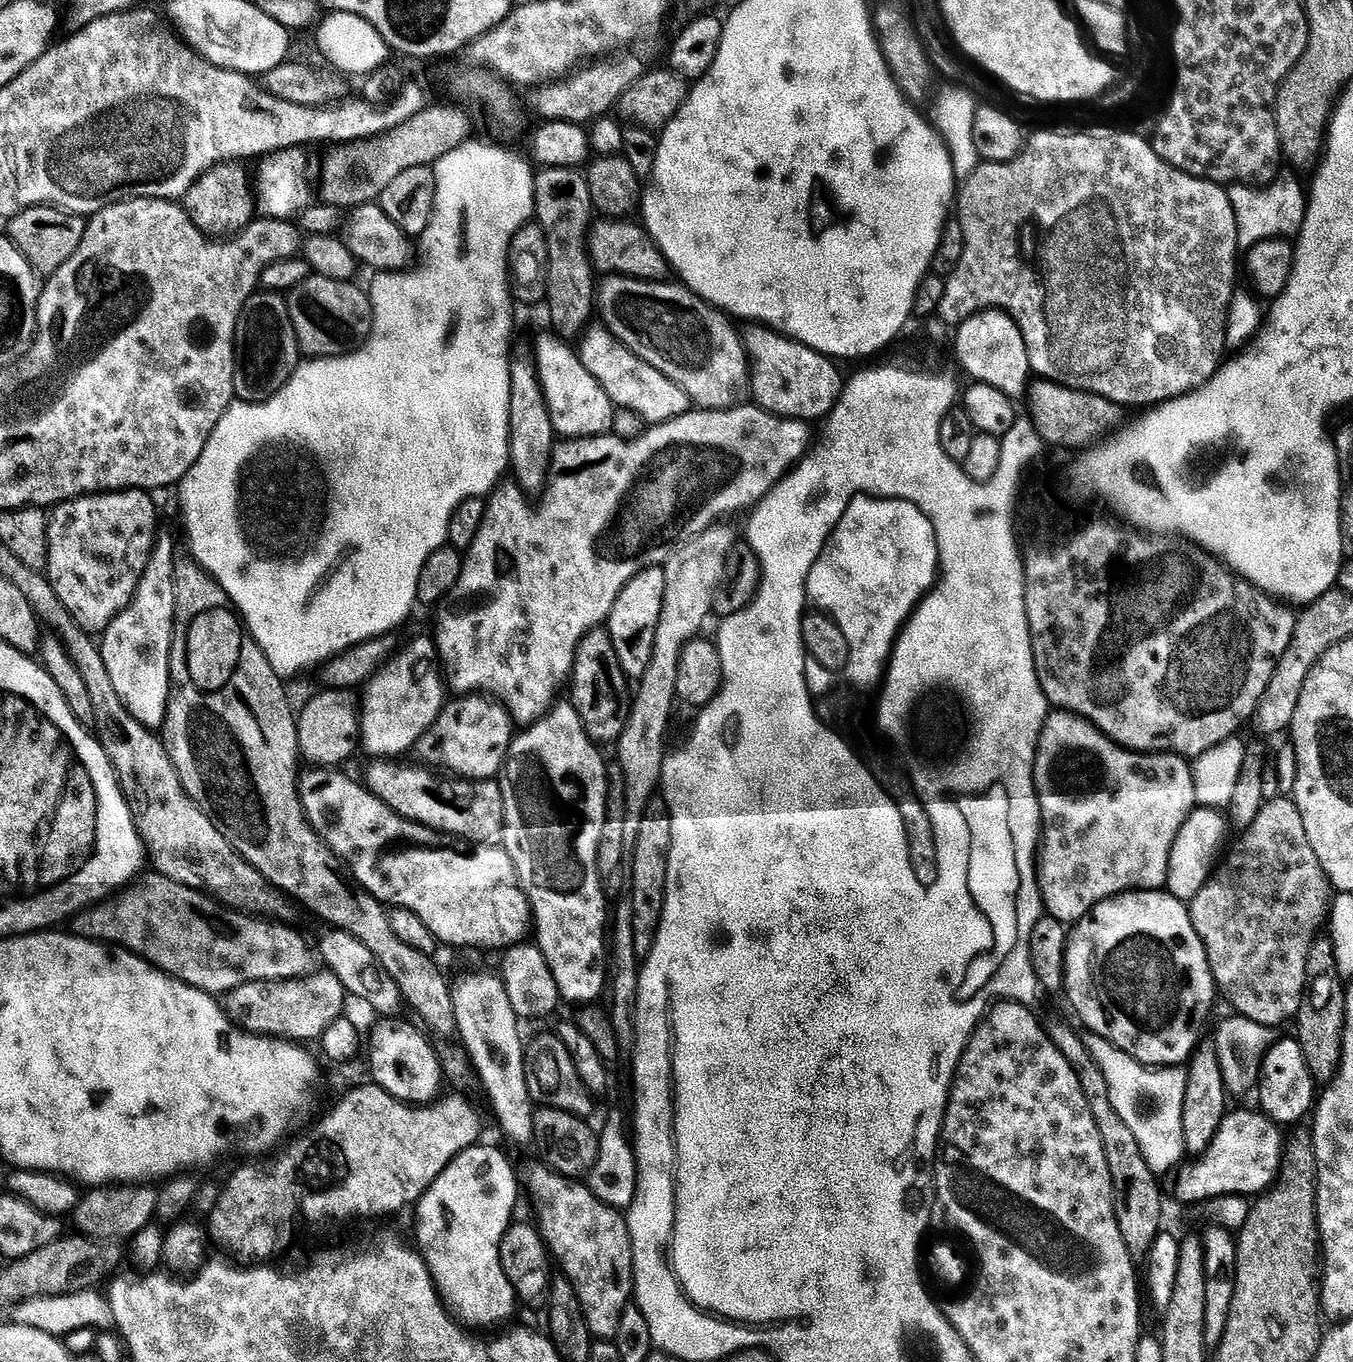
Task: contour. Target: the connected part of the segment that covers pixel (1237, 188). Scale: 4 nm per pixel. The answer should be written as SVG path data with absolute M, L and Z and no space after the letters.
M1277 175L1275 180L1263 186L1235 183L1228 188L1228 197L1234 206L1234 218L1238 222L1241 249L1252 248L1258 242L1295 237L1304 225L1308 209L1305 185L1300 185L1292 176L1284 175Z

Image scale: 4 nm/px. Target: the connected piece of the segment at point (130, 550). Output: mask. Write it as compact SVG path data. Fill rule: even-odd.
M144 490L101 492L94 496L80 496L77 500L68 500L65 504L55 505L55 507L51 509L48 518L48 566L46 575L48 581L54 586L54 594L58 594L62 606L66 606L66 610L76 619L77 626L79 626L83 632L103 634L110 624L130 606L135 592L138 590L139 580L146 570L147 562L151 556L153 544L156 541L158 533L158 526L156 526L156 504L148 496L151 495Z

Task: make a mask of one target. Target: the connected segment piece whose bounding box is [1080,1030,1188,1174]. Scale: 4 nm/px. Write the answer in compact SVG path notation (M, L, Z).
M1087 1030L1081 1031L1080 1037L1082 1042L1086 1042L1086 1050L1094 1054L1094 1062L1102 1066L1102 1074L1106 1074L1106 1086L1110 1086L1110 1102L1114 1102L1114 1110L1122 1114L1122 1122L1126 1122L1134 1138L1138 1138L1138 1146L1142 1146L1142 1154L1146 1162L1150 1162L1150 1170L1165 1174L1171 1168L1179 1169L1180 1159L1186 1156L1182 1110L1188 1085L1187 1071L1176 1066L1140 1064L1106 1038Z

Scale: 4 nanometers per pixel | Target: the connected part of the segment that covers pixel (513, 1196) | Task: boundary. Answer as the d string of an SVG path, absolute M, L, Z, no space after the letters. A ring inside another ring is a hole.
M479 1144L452 1160L415 1205L417 1249L427 1263L440 1299L469 1329L504 1324L518 1307L515 1288L504 1274L500 1260L501 1242L514 1222L512 1216L517 1202L518 1178L509 1158L498 1148Z

